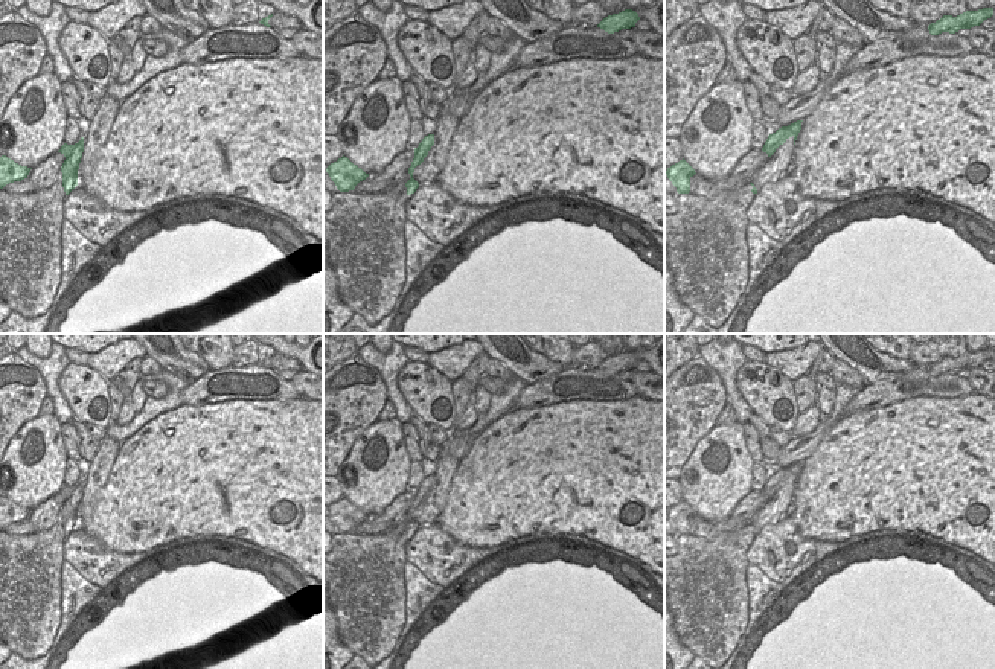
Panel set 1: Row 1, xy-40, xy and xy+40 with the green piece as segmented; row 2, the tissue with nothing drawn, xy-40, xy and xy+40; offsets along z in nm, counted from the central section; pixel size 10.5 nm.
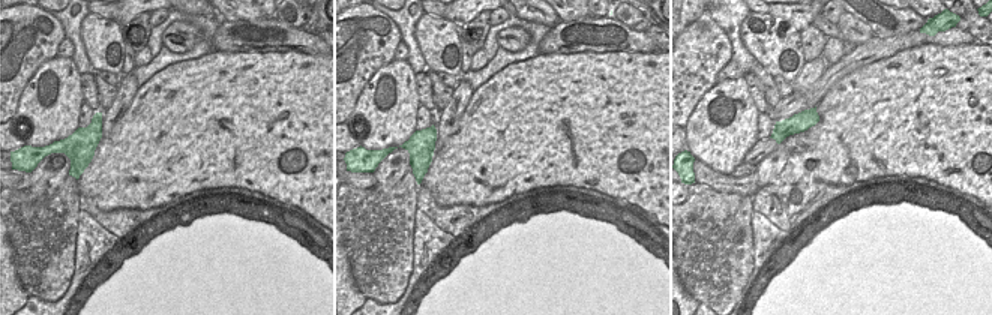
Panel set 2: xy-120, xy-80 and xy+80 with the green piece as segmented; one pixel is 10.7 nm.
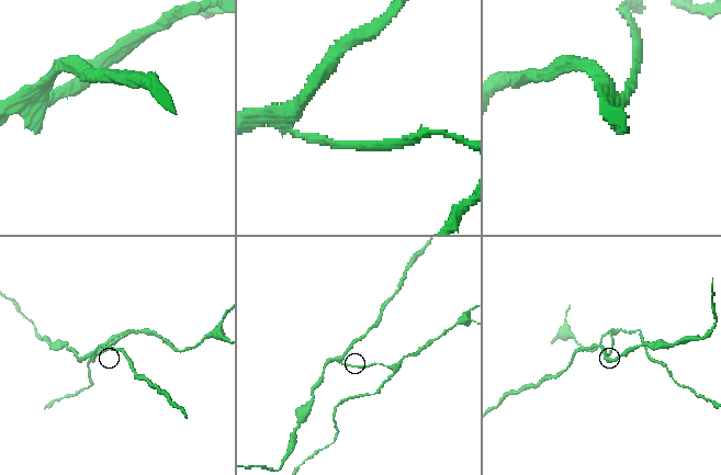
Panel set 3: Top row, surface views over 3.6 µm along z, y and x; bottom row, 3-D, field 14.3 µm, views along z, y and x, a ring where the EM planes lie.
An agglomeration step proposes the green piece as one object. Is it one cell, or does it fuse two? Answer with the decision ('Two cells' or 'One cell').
Two cells.

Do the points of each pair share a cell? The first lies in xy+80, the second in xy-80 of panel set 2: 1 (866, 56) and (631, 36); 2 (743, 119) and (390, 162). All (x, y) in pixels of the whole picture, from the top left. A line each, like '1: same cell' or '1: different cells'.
1: same cell
2: different cells

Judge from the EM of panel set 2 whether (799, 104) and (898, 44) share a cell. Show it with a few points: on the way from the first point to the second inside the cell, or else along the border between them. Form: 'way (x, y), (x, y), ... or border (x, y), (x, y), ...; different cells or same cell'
way (823, 86), (851, 60), (874, 50); same cell

